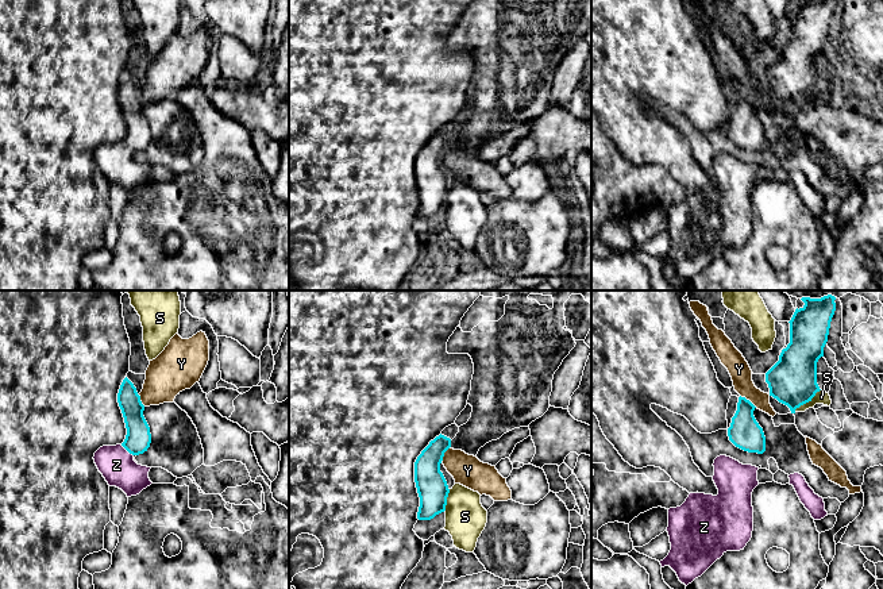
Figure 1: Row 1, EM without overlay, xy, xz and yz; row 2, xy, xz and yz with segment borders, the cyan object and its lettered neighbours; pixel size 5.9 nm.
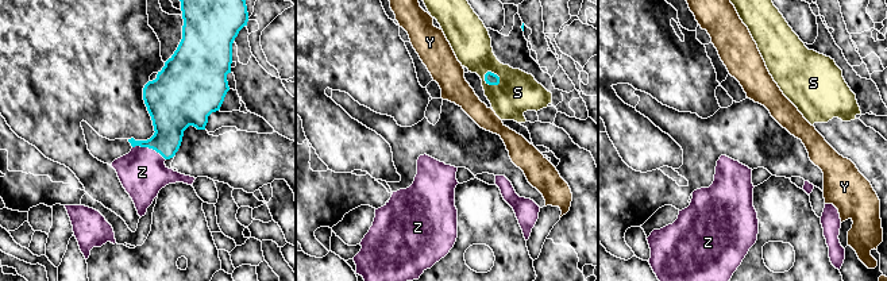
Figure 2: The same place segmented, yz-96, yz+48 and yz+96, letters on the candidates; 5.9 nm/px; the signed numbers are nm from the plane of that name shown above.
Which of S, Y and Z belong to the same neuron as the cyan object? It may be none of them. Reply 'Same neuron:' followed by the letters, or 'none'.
Same neuron: Z

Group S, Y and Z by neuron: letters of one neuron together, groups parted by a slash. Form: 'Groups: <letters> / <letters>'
Groups: S / Y / Z

